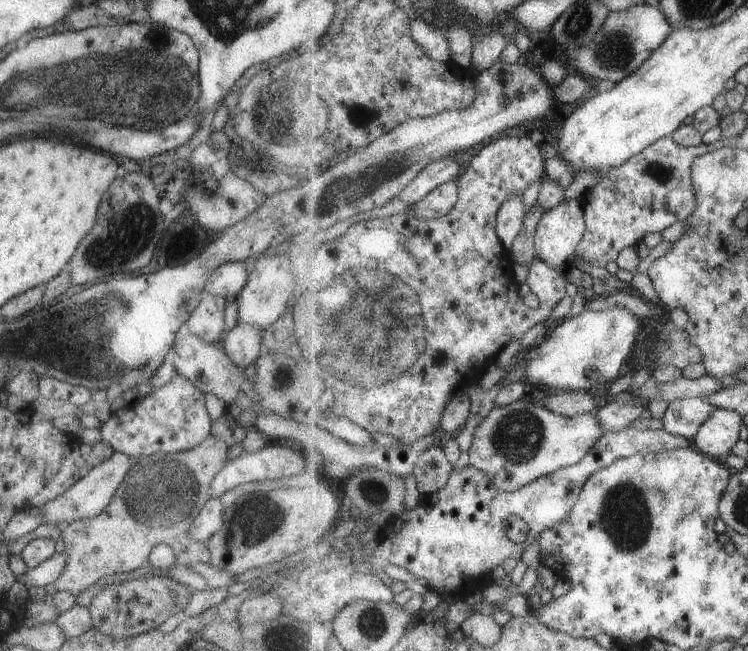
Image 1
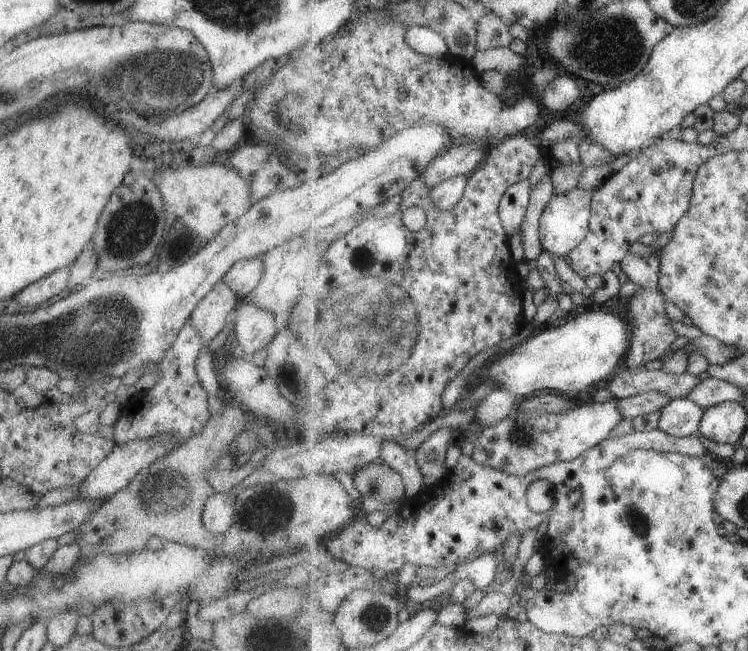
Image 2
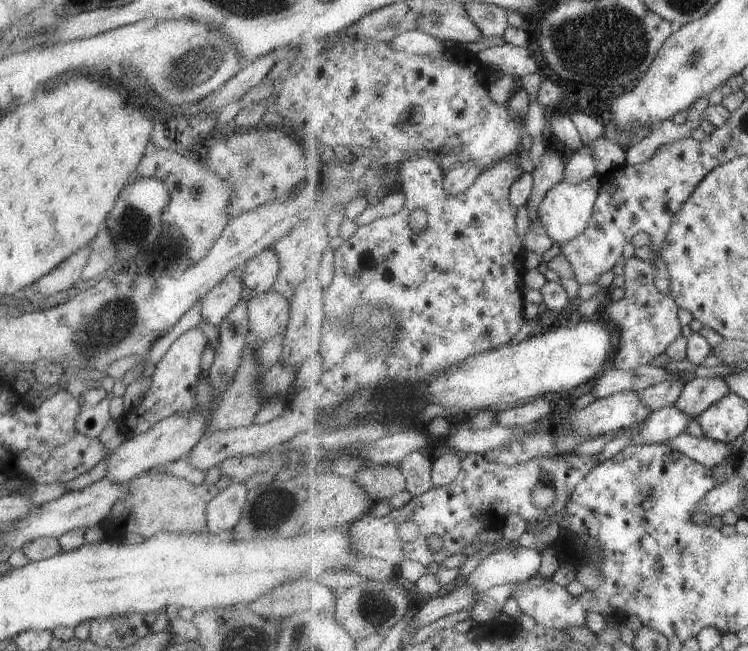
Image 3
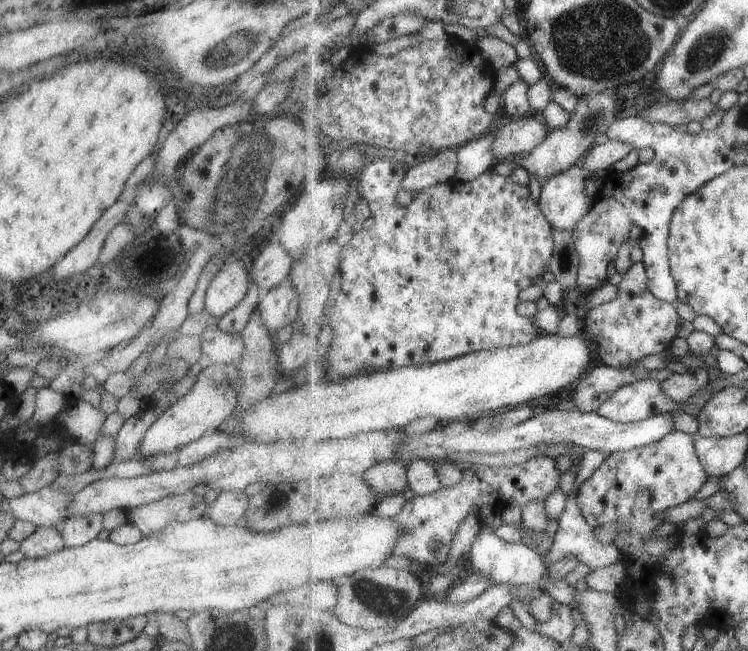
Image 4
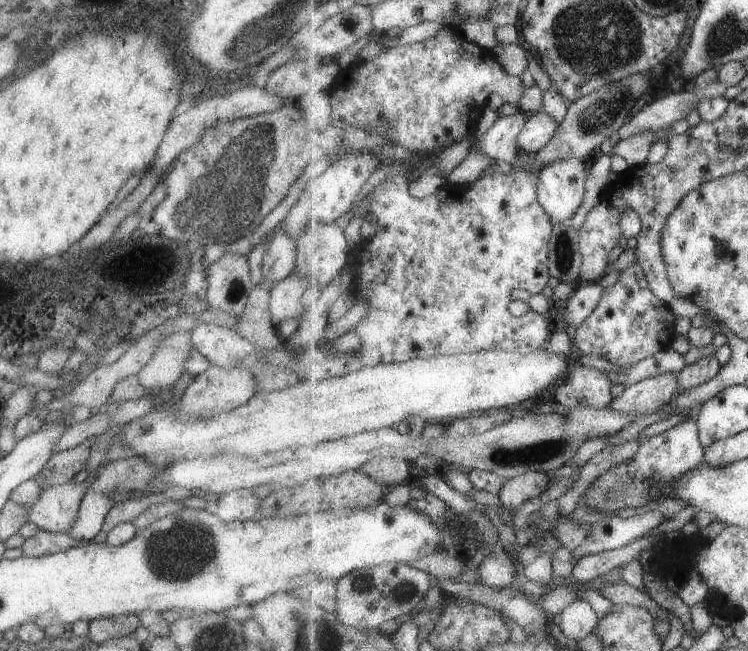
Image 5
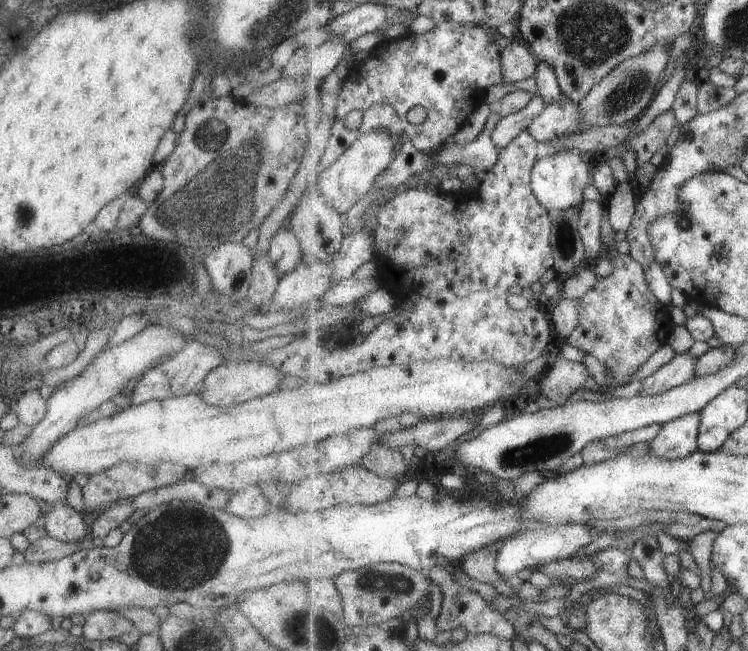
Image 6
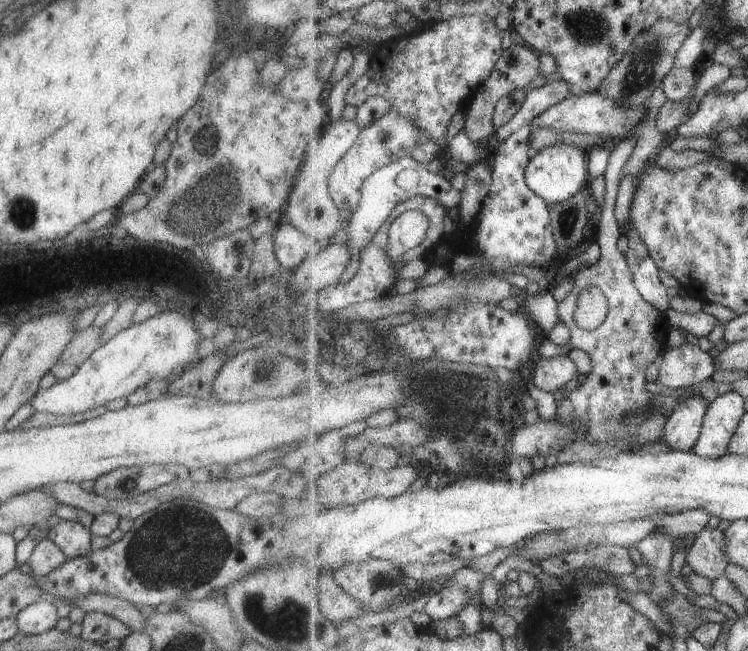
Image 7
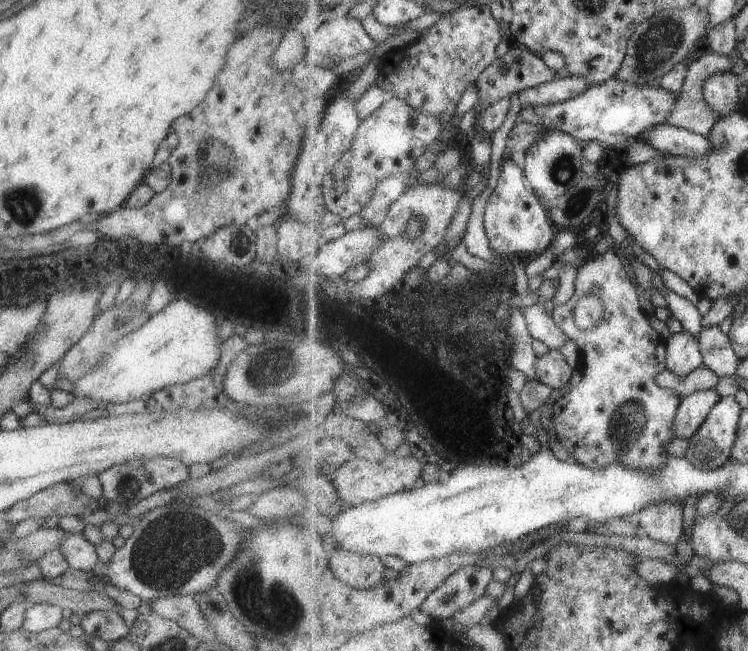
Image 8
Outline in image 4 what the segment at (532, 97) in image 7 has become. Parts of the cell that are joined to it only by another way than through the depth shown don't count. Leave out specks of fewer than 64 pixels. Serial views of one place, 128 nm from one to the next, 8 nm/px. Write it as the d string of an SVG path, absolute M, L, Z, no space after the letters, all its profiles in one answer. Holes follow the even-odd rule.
M484 135L471 143L458 148L459 168L456 179L461 182L471 182L481 174L491 170L495 165L493 152L493 136Z

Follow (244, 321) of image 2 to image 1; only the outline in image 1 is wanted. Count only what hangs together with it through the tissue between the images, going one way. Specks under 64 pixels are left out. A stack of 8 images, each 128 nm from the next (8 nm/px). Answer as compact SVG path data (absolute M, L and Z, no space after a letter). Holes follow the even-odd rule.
M239 322L224 333L220 345L224 350L225 356L237 368L244 369L251 362L254 362L263 351L261 336L263 336L263 328Z

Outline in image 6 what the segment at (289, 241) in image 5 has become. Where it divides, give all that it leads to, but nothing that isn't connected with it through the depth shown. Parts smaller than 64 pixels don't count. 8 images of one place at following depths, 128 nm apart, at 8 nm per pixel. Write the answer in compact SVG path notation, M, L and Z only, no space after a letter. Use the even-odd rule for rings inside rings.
M282 227L271 237L267 258L269 262L273 262L273 268L280 276L293 270L301 262L299 242L290 228Z

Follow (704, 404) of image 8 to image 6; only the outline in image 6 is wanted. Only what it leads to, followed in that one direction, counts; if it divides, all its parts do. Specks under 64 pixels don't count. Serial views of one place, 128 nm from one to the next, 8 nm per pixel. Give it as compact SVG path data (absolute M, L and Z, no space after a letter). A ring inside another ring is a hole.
M685 414L663 424L659 436L650 442L650 454L657 458L685 458L699 450L698 434L702 424L702 414Z

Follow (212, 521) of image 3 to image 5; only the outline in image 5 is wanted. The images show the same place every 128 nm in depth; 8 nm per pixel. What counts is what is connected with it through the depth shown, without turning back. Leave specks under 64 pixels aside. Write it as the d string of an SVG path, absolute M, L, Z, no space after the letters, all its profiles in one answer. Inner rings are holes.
M237 489L218 495L217 510L214 514L223 522L259 518L259 498L252 489Z

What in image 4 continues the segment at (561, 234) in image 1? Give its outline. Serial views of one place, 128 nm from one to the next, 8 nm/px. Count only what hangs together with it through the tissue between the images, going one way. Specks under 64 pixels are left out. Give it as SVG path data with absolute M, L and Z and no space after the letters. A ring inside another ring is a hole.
M580 163L569 170L555 174L541 188L539 206L554 230L575 230L596 200L587 194L586 174Z

